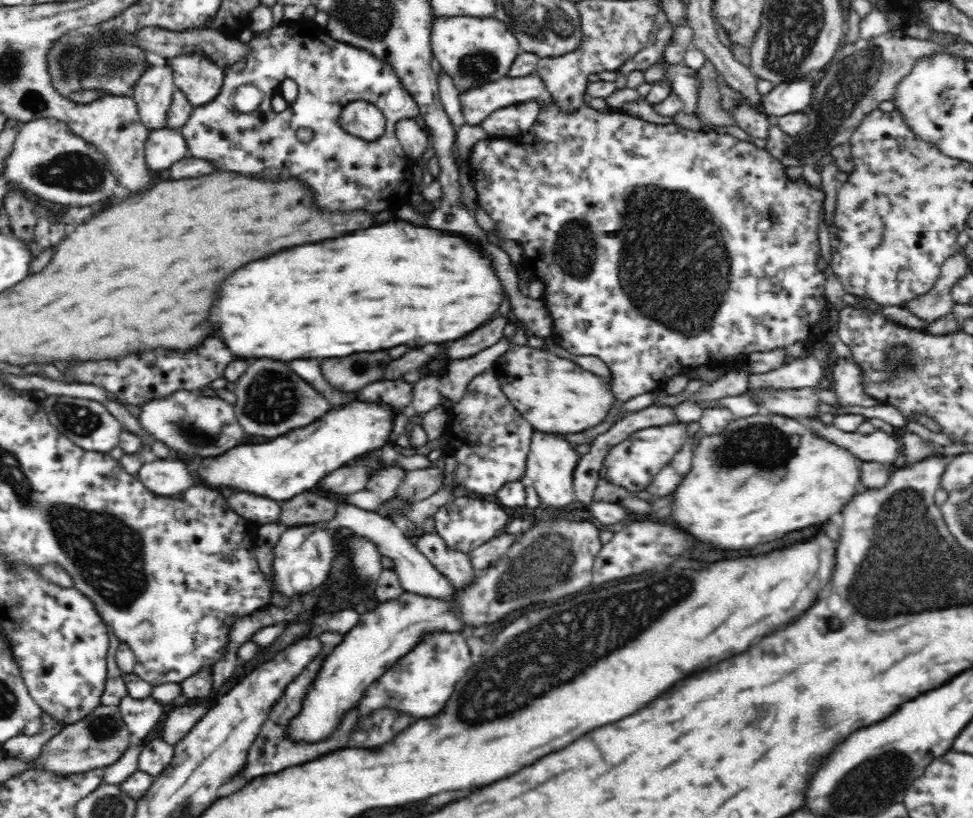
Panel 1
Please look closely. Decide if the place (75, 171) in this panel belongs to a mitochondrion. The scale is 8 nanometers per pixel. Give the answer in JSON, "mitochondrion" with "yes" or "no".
{"mitochondrion":"yes"}

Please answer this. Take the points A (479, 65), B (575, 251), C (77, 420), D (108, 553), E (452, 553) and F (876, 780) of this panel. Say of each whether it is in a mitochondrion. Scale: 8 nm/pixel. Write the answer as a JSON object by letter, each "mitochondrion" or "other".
{"A":"mitochondrion","B":"mitochondrion","C":"mitochondrion","D":"mitochondrion","E":"other","F":"mitochondrion"}

